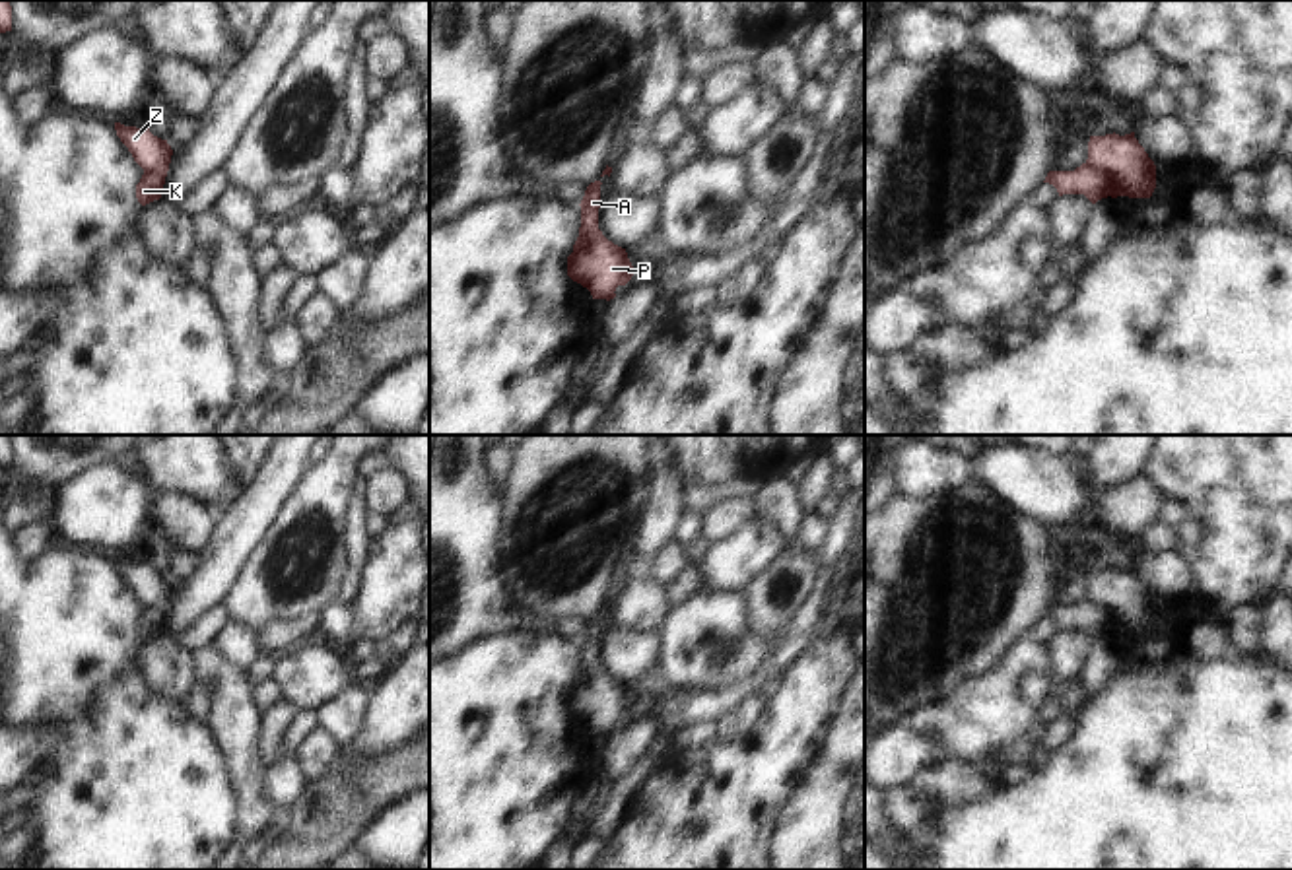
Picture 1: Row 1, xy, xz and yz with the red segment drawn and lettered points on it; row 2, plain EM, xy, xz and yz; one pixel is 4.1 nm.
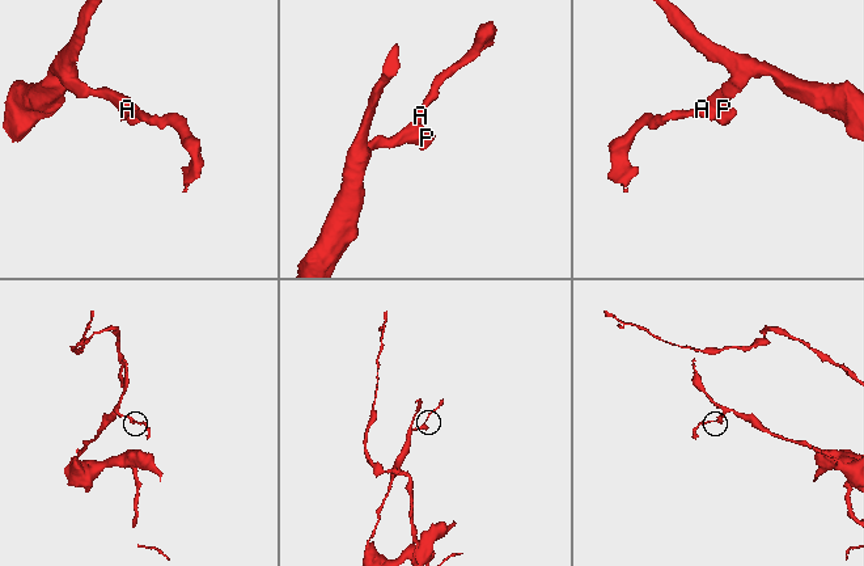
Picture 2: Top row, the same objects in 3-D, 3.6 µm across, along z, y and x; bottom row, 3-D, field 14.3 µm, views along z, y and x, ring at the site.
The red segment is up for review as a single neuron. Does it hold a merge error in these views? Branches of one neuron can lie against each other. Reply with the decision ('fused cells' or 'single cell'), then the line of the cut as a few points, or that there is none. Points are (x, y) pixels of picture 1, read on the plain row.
fused cells; cut yz (1087, 597), (1104, 610), (1112, 630)

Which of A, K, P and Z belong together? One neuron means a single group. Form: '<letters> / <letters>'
A K / P Z

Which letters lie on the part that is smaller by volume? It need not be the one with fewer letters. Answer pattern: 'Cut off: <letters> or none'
Cut off: A, K

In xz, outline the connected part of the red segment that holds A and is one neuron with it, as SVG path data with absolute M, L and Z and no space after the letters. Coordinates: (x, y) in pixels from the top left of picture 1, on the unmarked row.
M595 616L587 621L585 631L581 635L581 662L579 668L589 672L593 666L598 664L598 643L602 641L600 635L600 616Z

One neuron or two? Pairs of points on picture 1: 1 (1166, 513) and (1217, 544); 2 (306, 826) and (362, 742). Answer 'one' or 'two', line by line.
1: two
2: two

